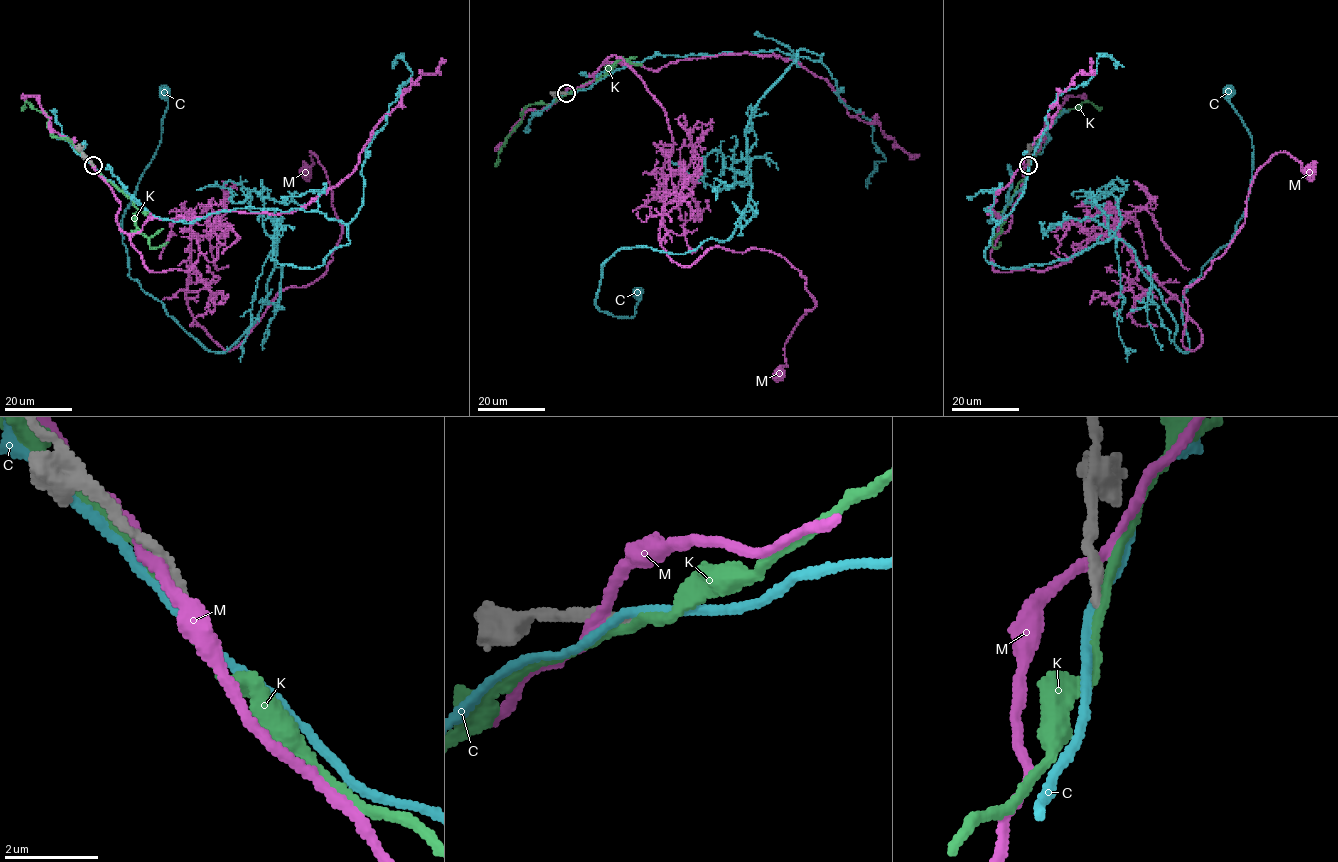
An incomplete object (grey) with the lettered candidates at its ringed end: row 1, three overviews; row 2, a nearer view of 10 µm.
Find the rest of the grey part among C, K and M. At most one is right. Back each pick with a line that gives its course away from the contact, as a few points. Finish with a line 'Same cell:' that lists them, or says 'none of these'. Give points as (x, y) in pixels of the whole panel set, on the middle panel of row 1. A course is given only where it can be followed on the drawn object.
Same cell: none of these

